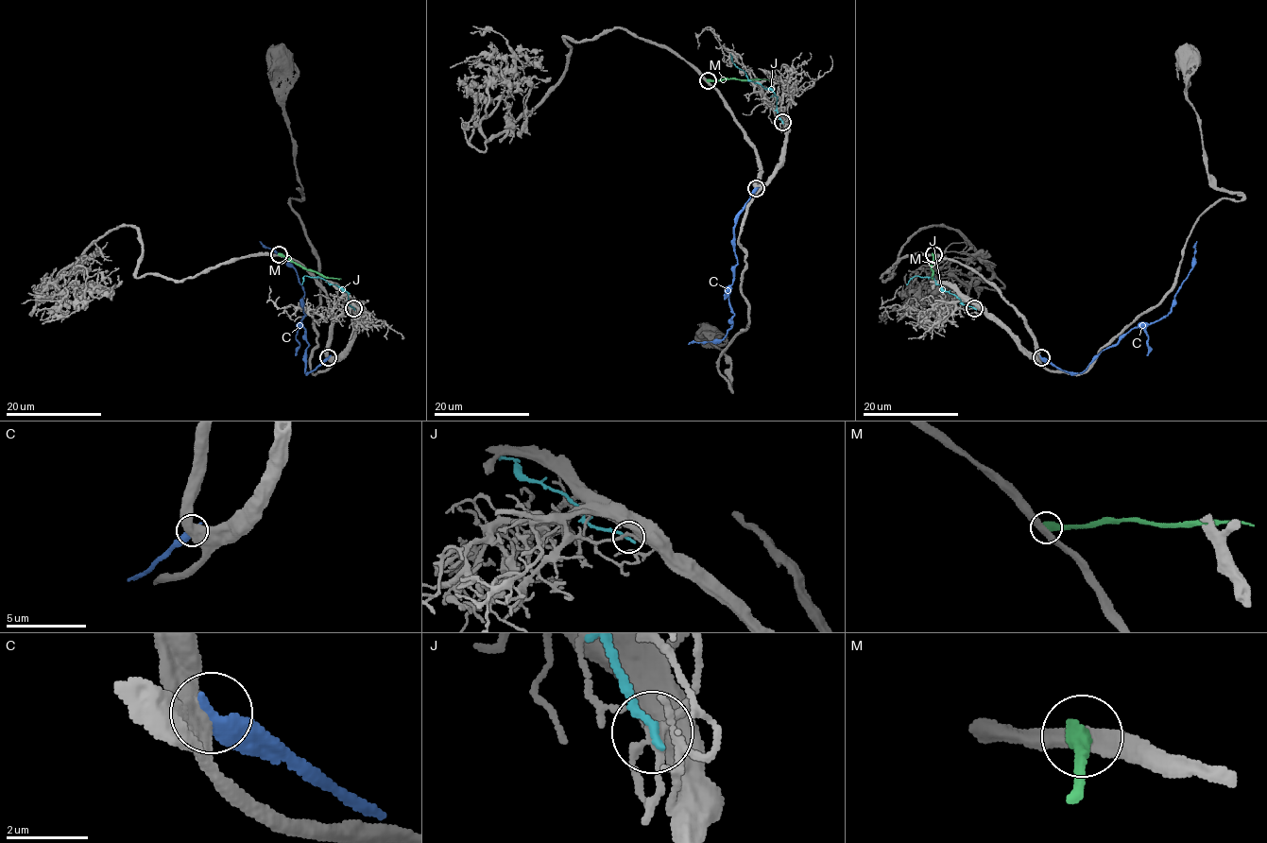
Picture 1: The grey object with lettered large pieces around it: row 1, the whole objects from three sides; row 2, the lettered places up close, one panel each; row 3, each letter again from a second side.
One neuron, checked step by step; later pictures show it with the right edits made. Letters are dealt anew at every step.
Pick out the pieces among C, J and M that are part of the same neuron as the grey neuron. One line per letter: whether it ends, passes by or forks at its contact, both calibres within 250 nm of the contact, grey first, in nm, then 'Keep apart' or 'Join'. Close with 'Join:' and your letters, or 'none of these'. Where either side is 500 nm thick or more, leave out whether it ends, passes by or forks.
C: Thickness 550 nm (grey) against 550 nm. Keep apart
J: It ends there. Thickness 180 nm (grey) against 200 nm. Keep apart
M: Thickness 400 nm (grey) against 500 nm. Keep apart
Join: none of these

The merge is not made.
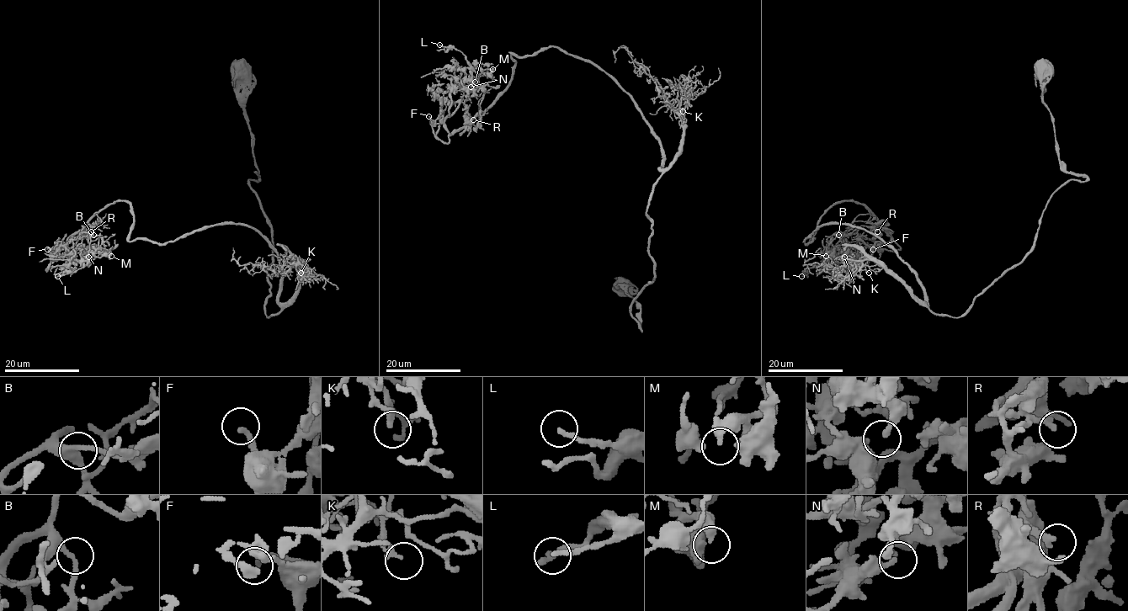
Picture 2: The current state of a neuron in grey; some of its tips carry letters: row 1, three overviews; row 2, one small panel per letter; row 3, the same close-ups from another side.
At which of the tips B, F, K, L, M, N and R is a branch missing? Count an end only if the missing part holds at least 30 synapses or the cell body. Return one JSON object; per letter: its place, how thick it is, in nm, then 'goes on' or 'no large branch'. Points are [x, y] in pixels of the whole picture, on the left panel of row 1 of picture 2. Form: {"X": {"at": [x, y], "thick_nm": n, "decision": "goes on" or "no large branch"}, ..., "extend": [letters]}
{"B": {"at": [93, 235], "thick_nm": 240, "decision": "no large branch"}, "F": {"at": [47, 249], "thick_nm": 200, "decision": "goes on"}, "K": {"at": [300, 273], "thick_nm": 200, "decision": "no large branch"}, "L": {"at": [57, 276], "thick_nm": 180, "decision": "no large branch"}, "M": {"at": [111, 256], "thick_nm": 400, "decision": "no large branch"}, "N": {"at": [88, 257], "thick_nm": 220, "decision": "no large branch"}, "R": {"at": [91, 231], "thick_nm": 240, "decision": "no large branch"}, "extend": ["F"]}

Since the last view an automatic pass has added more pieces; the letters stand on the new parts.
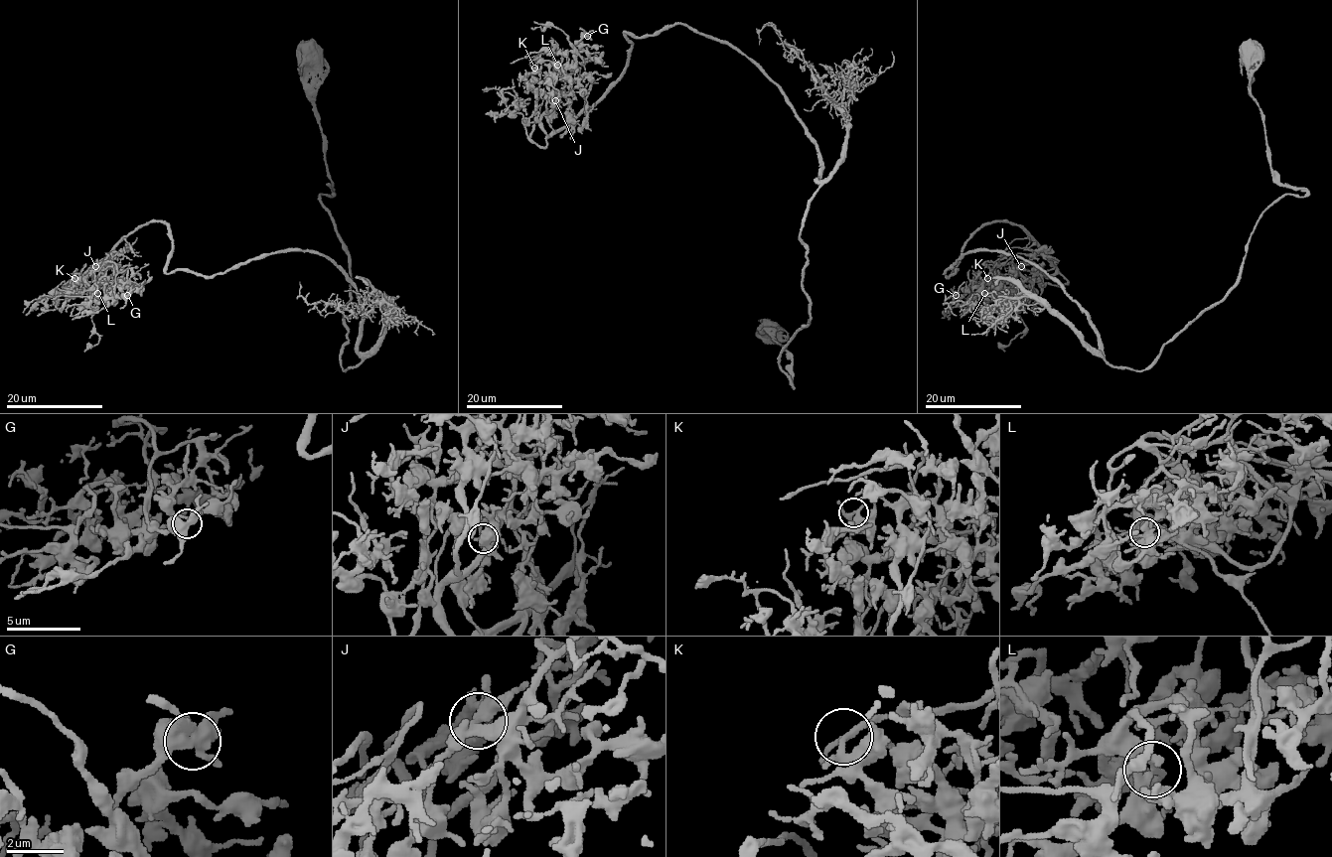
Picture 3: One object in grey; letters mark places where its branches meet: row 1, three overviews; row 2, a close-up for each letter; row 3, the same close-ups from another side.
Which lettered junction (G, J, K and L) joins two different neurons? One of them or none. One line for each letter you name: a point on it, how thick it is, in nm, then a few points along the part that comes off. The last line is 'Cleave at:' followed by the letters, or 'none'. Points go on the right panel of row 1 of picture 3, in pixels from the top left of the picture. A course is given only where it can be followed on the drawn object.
Cleave at: none

